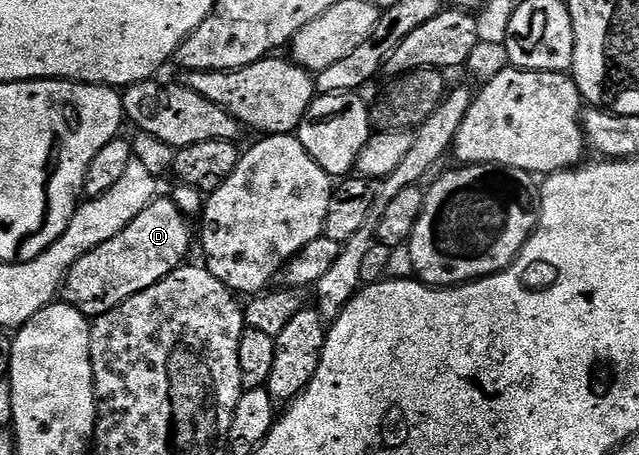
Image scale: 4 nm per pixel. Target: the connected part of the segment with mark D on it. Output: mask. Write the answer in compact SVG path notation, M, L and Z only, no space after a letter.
M155 198L141 214L131 222L116 238L108 238L96 250L84 254L70 269L62 280L60 296L65 303L79 308L87 317L97 318L108 314L116 306L120 306L128 298L140 294L140 290L148 290L148 286L156 286L168 274L172 274L187 259L190 252L190 224L191 221L176 206L173 198Z

